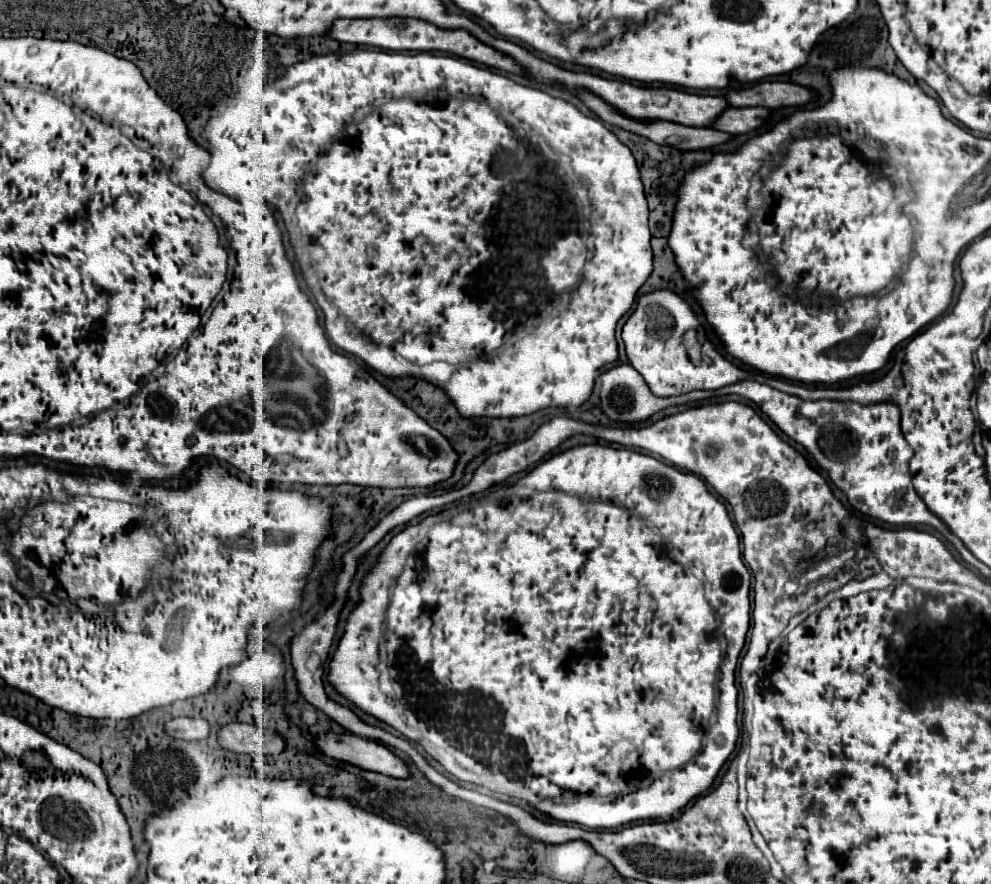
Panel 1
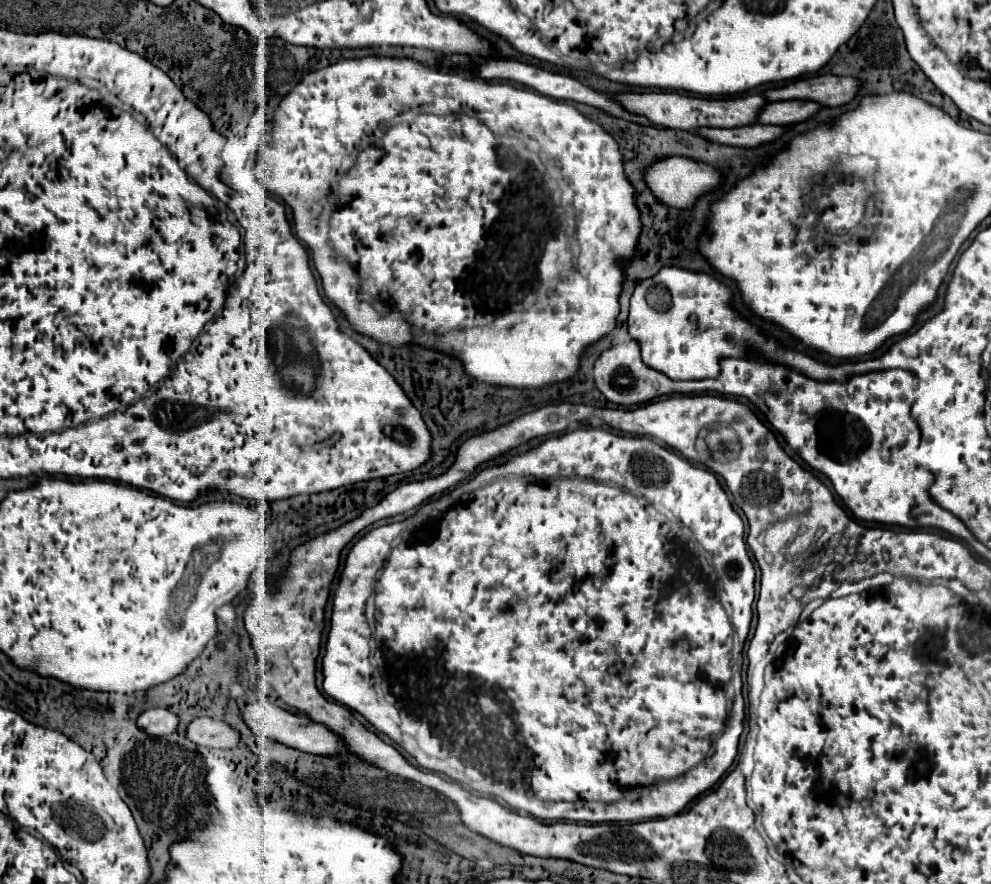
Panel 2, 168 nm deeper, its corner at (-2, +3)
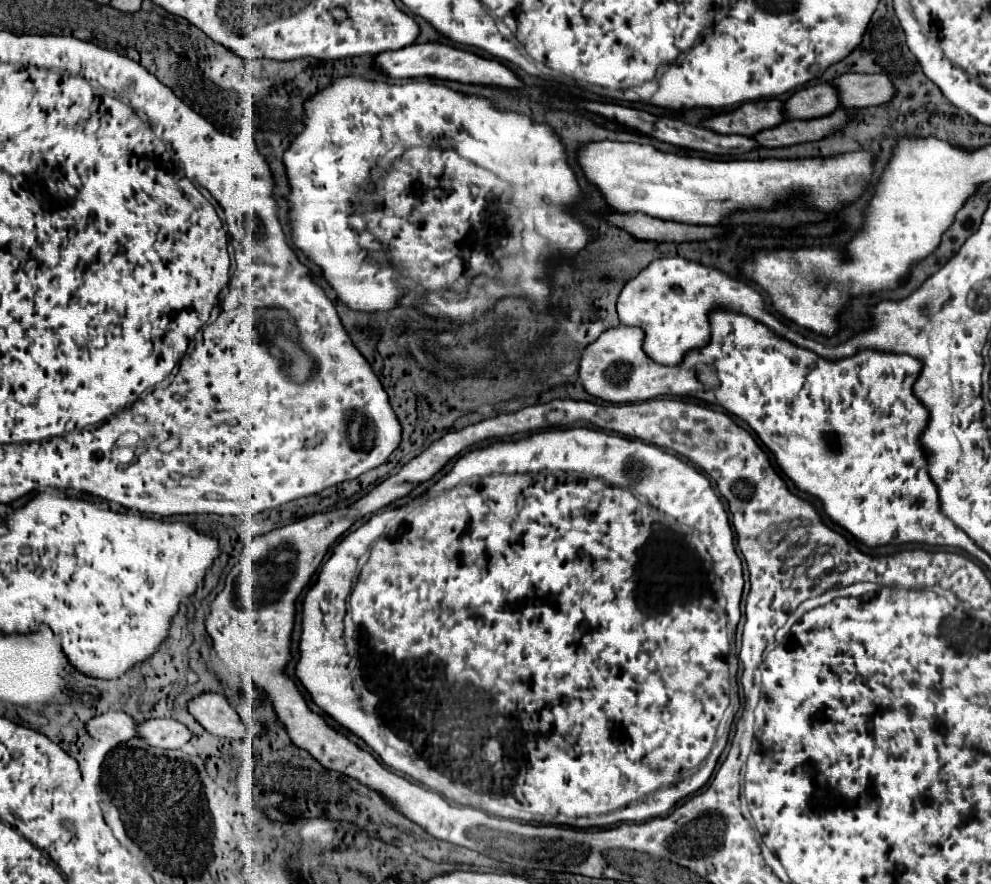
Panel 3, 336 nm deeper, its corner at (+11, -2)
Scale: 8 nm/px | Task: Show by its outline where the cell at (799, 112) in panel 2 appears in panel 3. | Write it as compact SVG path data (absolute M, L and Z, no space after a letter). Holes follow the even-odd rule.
M823 82L795 92L785 104L785 114L787 118L809 120L829 116L837 108L839 108L839 90L833 84Z

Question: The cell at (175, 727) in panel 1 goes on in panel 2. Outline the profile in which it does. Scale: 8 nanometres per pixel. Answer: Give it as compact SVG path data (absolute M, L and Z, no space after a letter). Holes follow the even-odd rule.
M148 709L138 717L138 727L150 735L172 735L180 727L180 717L168 709Z

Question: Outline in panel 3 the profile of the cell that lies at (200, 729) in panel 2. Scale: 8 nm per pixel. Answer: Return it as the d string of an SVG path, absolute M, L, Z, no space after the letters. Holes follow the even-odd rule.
M151 718L137 722L137 738L157 748L181 748L189 742L191 732L173 718Z

